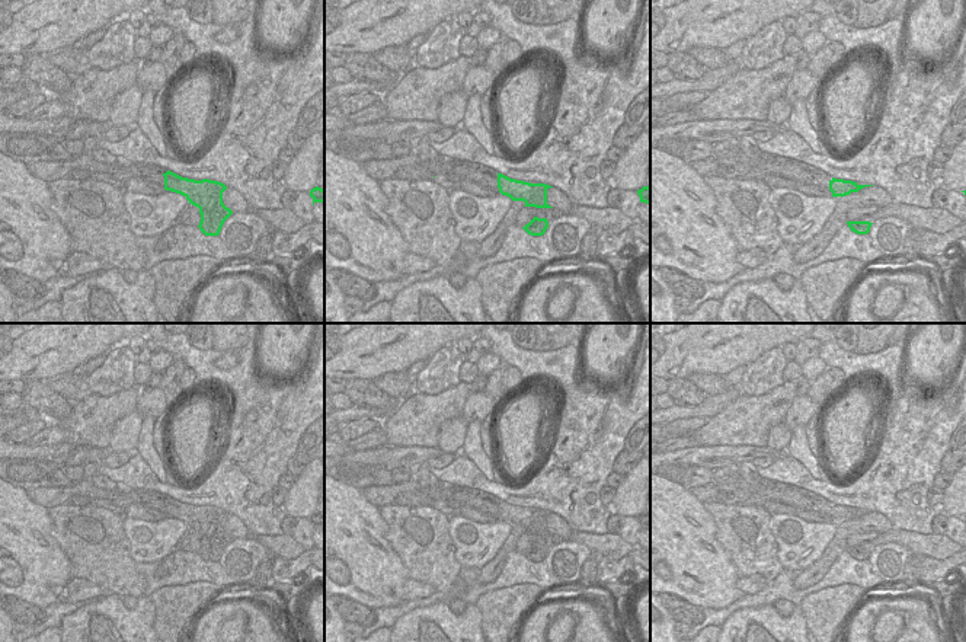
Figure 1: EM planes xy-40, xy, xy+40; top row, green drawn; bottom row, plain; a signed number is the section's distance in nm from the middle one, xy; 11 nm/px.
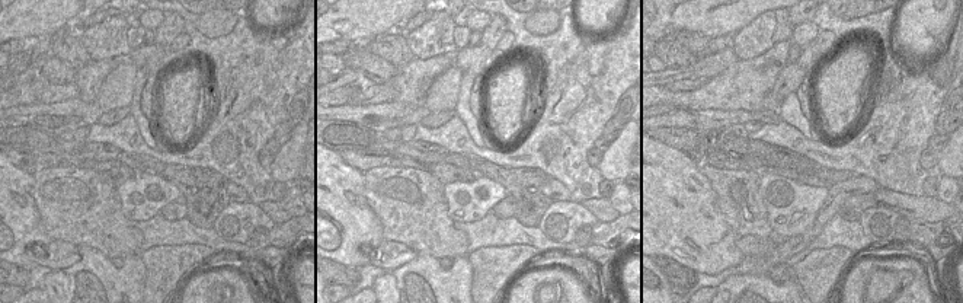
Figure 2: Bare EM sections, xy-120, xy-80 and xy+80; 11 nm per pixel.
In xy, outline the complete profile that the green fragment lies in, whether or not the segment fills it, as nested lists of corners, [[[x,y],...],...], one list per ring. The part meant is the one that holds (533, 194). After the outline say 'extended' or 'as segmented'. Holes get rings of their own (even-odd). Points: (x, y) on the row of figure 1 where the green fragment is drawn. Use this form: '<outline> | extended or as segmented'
[[[415,154],[413,165],[396,170],[393,179],[432,181],[436,175],[460,176],[463,182],[480,183],[499,191],[512,201],[524,201],[525,207],[553,208],[547,204],[547,189],[553,188],[550,185],[511,179],[480,163],[458,160],[442,154],[435,160]]] | extended

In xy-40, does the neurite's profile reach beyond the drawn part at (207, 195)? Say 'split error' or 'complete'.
split error

